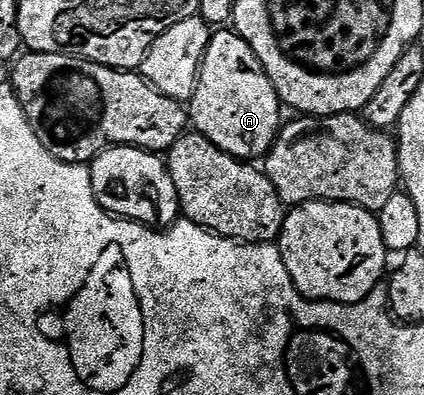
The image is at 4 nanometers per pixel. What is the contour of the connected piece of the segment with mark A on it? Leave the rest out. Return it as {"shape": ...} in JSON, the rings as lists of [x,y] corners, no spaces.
{"shape":[[[217,29],[204,53],[200,65],[200,79],[190,103],[190,122],[195,133],[201,134],[230,156],[241,160],[260,160],[276,143],[276,135],[282,125],[280,110],[282,111],[280,98],[270,76],[266,76],[258,56],[254,56],[254,48],[250,48],[250,44],[246,44],[246,40],[242,40],[242,36],[237,34],[235,29]]]}

